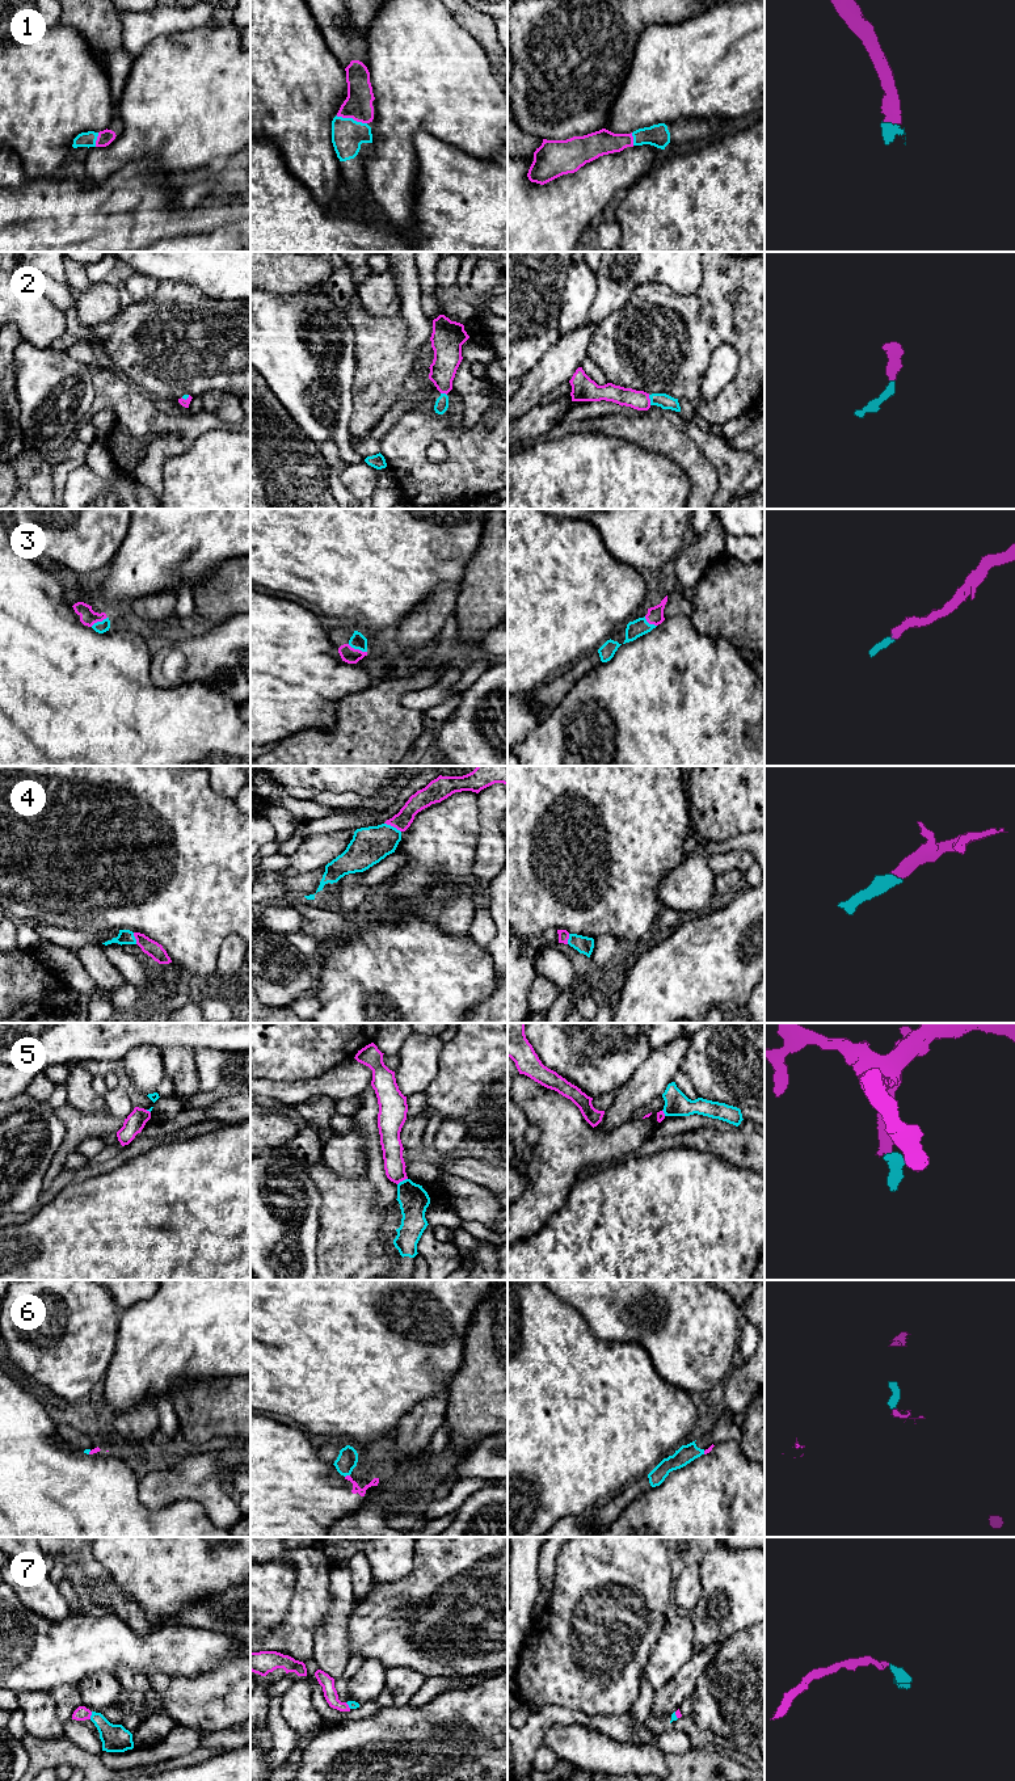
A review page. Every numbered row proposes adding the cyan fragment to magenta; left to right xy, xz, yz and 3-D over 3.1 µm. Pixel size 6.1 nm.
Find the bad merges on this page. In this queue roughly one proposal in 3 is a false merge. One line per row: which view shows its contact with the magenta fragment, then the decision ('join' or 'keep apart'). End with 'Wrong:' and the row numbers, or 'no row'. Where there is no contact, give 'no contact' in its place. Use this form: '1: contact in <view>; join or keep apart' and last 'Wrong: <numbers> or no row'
1: contact in xz; join
2: contact in yz; join
3: contact in xz; join
4: contact in xz; join
5: contact in xz; keep apart
6: contact in xz; keep apart
7: contact in xy; join
Wrong: 5, 6

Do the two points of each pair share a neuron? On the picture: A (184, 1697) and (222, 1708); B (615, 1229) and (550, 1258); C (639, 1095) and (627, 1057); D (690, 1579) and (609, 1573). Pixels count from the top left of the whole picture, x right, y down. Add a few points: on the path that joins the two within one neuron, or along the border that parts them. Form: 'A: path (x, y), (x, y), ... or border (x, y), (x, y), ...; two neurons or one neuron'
A: path (193, 1702), (213, 1702); one neuron
B: path (599, 1243), (585, 1258), (565, 1258); one neuron
C: border (652, 1051), (649, 1057), (620, 1087); two neurons
D: border (674, 1583), (672, 1588); two neurons

